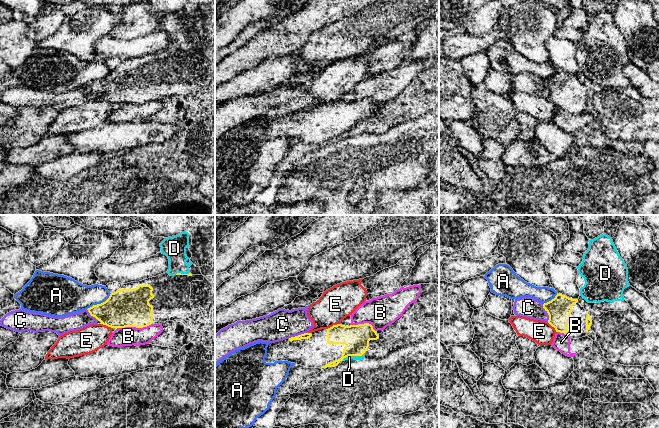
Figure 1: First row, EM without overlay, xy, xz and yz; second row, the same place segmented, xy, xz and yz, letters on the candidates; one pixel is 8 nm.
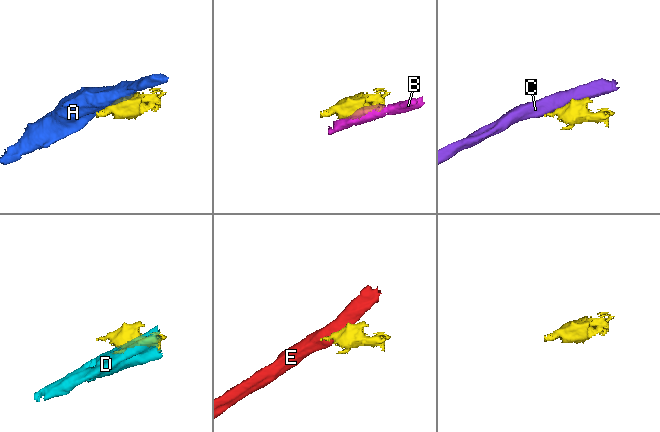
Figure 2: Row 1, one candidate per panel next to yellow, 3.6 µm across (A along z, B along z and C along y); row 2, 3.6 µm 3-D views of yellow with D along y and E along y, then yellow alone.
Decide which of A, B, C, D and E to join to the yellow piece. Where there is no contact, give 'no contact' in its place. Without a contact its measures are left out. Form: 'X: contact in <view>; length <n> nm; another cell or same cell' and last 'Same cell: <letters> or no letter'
A: contact in xy; length 240 nm; another cell
B: contact in xy; length 300 nm; another cell
C: contact in xz; length 170 nm; another cell
D: contact in xz; length 190 nm; another cell
E: contact in xz; length 120 nm; another cell
Same cell: no letter

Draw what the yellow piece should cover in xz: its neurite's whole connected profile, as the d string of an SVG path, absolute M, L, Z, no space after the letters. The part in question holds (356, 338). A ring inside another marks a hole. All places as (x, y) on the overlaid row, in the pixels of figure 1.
M369 323L350 326L337 324L270 343L265 362L288 361L320 369L335 367L348 356L362 356L369 347L369 341L378 338L379 334Z

